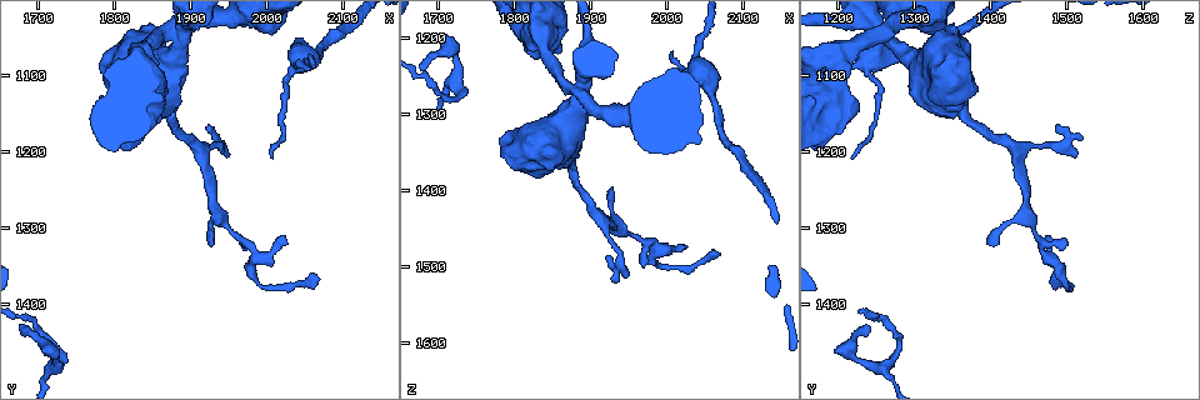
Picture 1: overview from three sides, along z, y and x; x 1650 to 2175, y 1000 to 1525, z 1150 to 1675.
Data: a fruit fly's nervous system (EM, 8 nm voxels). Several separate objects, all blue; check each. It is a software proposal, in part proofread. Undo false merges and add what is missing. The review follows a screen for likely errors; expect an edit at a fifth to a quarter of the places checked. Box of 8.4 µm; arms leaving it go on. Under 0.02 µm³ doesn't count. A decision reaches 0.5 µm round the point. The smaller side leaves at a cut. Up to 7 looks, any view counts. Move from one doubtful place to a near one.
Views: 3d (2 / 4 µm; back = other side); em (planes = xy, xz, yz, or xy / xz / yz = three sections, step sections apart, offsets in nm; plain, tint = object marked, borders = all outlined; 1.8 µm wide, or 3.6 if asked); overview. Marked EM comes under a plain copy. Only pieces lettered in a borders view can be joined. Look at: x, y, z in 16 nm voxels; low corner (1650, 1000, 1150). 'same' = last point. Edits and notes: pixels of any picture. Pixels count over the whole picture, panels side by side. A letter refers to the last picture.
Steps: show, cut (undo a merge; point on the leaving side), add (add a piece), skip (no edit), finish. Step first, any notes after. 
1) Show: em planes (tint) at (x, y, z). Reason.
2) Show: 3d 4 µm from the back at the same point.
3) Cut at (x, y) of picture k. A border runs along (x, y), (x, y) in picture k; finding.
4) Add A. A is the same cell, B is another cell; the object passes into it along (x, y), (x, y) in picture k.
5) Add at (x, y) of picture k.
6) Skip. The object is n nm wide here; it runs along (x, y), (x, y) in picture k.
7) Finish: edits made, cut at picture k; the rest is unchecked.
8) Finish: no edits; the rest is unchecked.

Show: em planes (borders) at (1840, 1070, 1195). Thick turns thin.

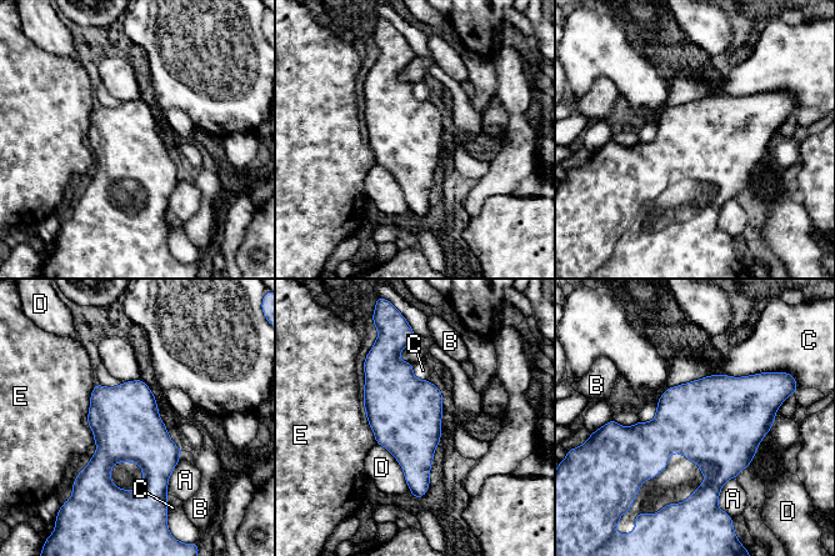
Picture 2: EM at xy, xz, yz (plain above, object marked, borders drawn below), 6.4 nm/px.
Skip. A, B, C, D and E are other cells; continuous, no second cell.

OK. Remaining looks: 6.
Show: 3d 2 µm at (1925, 1170, 1485).

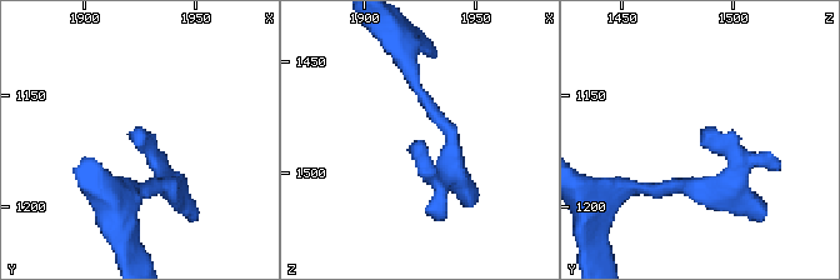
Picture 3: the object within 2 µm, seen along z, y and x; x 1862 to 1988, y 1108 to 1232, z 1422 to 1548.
Show: em planes (borders) at (1924, 1172, 1484).

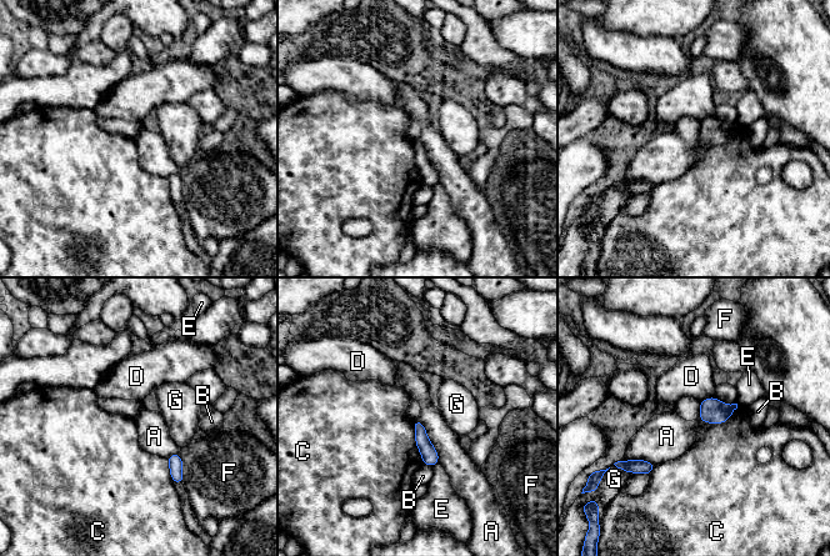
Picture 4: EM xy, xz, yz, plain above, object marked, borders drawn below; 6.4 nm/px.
Skip. The longest contact is with A, 320 nm; A, B, C, D, E, F and G are other cells; a border runs along (416, 419), (435, 449), (439, 462) in picture 4; none of them fits.

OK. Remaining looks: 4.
Show: em planes (tint) at (1720, 1485, 1255). Thick turns thin.

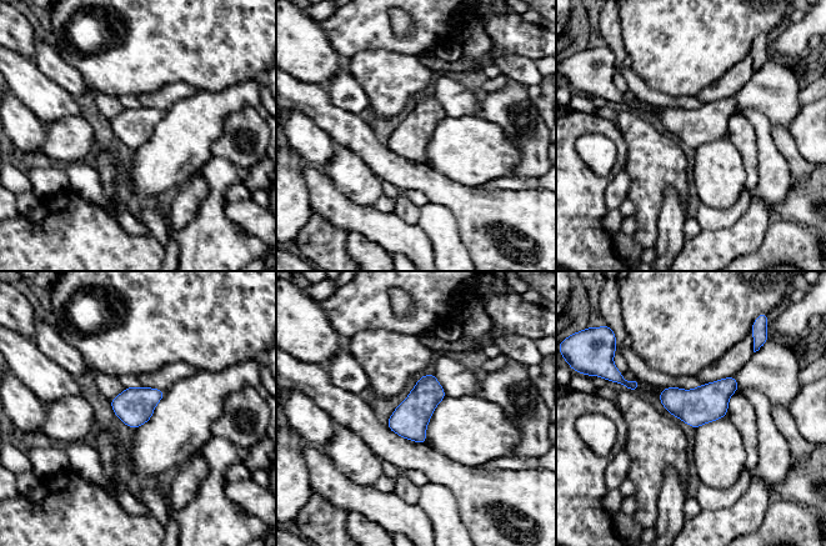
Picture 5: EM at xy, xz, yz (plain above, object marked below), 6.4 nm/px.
Show: em planes (borders) at the same point. See the neighbours.

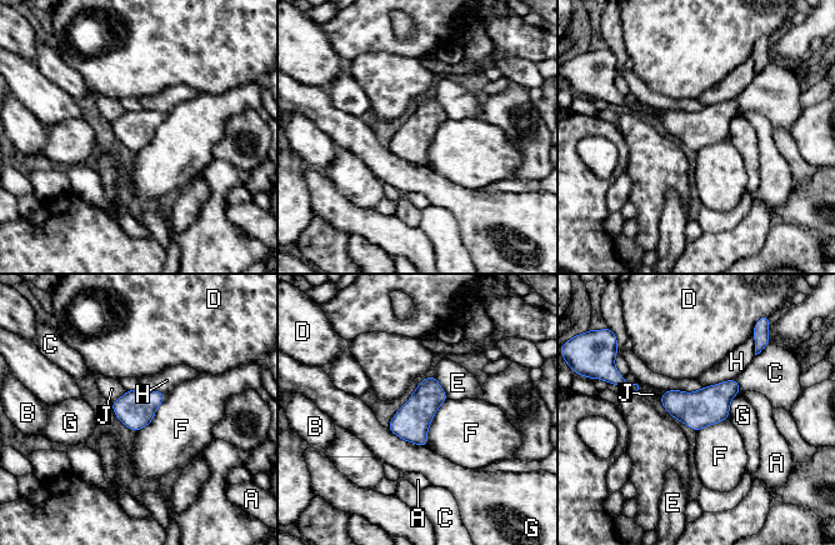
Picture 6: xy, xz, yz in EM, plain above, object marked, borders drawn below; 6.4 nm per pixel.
Skip. The object is 240 nm wide here; A, B, C, D, E, F, G, H and J are other cells; a border runs along (448, 399), (430, 424), (426, 445) in picture 6; continuous, no second cell.

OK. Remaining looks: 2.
Finish: no edits; the rest is unchecked.

